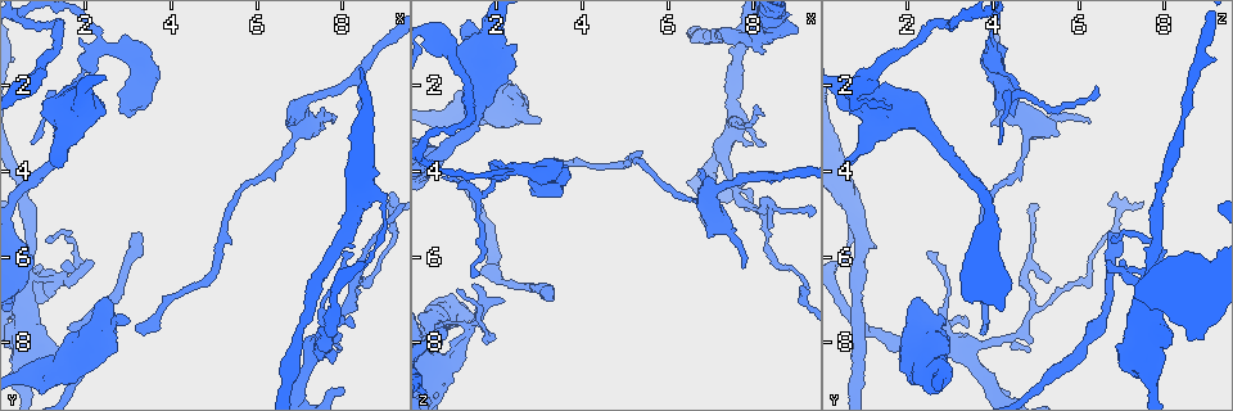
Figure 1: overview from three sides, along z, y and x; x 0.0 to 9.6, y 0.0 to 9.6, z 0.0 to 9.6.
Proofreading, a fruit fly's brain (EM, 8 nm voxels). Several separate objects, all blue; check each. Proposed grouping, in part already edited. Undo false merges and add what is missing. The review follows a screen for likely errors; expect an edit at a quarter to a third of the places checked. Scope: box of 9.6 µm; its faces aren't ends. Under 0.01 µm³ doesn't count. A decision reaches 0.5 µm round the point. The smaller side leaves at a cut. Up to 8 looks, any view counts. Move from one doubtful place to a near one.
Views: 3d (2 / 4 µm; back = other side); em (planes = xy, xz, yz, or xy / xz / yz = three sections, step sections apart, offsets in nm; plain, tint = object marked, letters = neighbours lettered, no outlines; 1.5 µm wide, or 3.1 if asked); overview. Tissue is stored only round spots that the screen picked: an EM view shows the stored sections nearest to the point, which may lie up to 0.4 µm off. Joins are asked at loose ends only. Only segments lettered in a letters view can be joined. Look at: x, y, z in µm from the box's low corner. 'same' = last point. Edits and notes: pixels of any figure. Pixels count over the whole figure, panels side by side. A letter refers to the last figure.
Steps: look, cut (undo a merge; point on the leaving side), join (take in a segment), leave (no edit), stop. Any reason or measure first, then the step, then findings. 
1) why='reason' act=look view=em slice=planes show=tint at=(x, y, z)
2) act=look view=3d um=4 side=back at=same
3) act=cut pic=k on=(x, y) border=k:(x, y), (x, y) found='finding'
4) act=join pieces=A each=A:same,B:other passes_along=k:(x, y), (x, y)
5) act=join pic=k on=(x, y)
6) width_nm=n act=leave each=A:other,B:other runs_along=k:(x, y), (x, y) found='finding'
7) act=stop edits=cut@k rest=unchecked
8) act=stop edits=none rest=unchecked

why='end of a long branch' act=look view=3d um=4 at=(3.35, 5.40, 6.65)

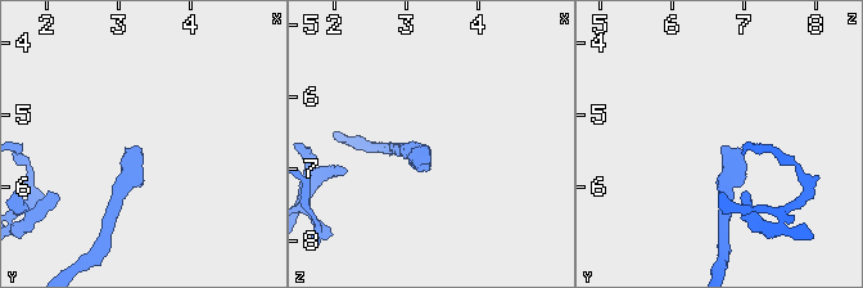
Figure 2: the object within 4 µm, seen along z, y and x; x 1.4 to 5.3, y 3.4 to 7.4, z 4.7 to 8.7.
why='need the tissue' act=look view=em slice=planes show=tint at=(3.30, 5.45, 6.65)

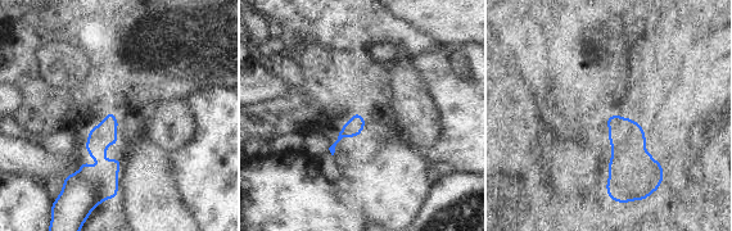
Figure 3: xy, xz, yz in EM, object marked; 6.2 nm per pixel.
act=look view=em slice=planes show=letters at=same

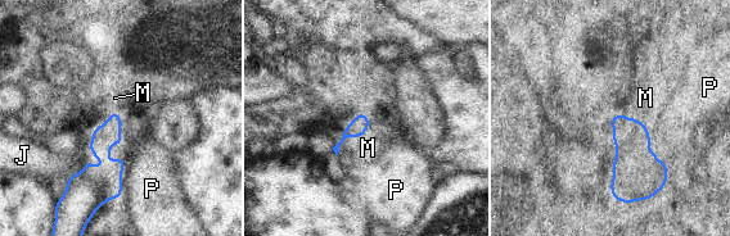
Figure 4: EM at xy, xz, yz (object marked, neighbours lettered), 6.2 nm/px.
width_nm=110 act=join pieces=M each=J:other,M:same,P:other passes_along=4:(357, 127), (350, 136), (368, 148) found='it goes on there'

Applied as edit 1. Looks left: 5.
act=look view=overview

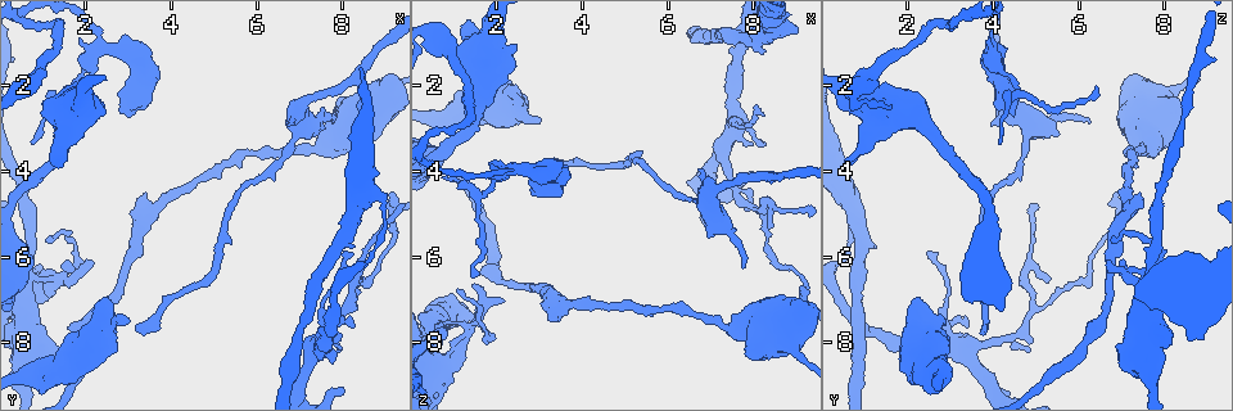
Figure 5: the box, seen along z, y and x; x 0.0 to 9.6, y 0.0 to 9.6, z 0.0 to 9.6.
why='branch point' act=look view=3d um=2 at=(1.50, 6.50, 7.55)

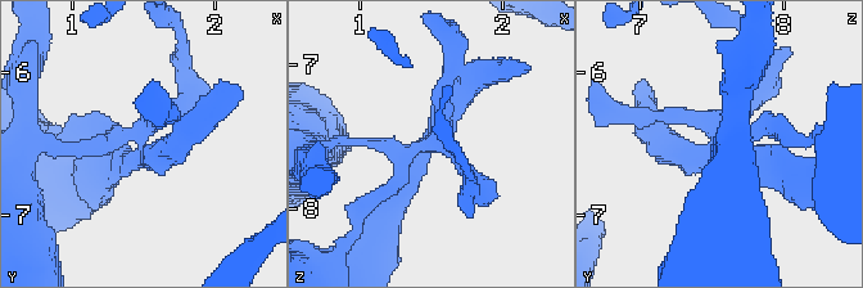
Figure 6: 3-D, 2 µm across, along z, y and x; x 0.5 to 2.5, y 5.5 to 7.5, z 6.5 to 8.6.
why='now the EM' act=look view=em slice=planes show=letters at=(1.48, 6.56, 7.56)

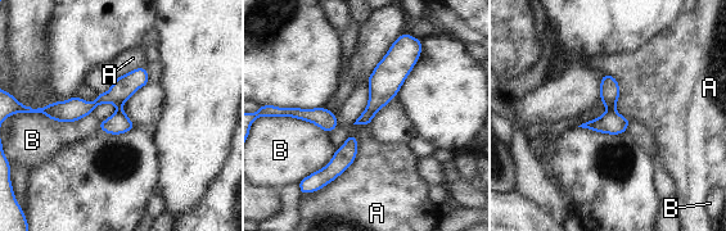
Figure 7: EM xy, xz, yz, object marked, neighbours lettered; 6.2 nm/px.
act=cut pic=7 on=(609, 91) each=A:other,B:other border=7:(608, 107), (613, 109) found='two neurons meet here'

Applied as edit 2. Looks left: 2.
act=stop edits=join@4,cut@7 rest=unchecked

